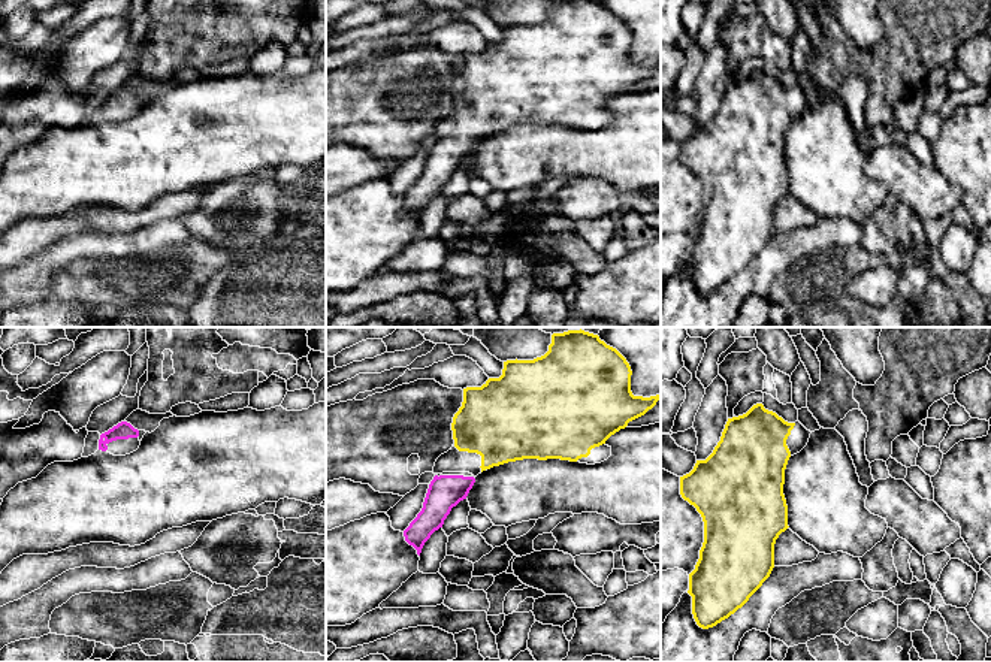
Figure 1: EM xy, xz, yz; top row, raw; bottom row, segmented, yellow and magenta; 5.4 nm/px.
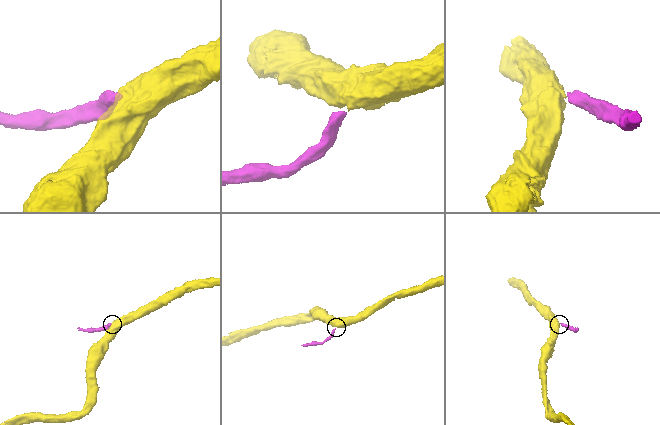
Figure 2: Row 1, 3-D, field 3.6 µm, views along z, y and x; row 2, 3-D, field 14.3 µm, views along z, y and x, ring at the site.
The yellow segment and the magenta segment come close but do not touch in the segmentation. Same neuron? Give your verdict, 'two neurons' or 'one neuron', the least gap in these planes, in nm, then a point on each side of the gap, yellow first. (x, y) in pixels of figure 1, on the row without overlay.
one neuron; gap 60 nm; span xz (482, 136), (474, 144)

